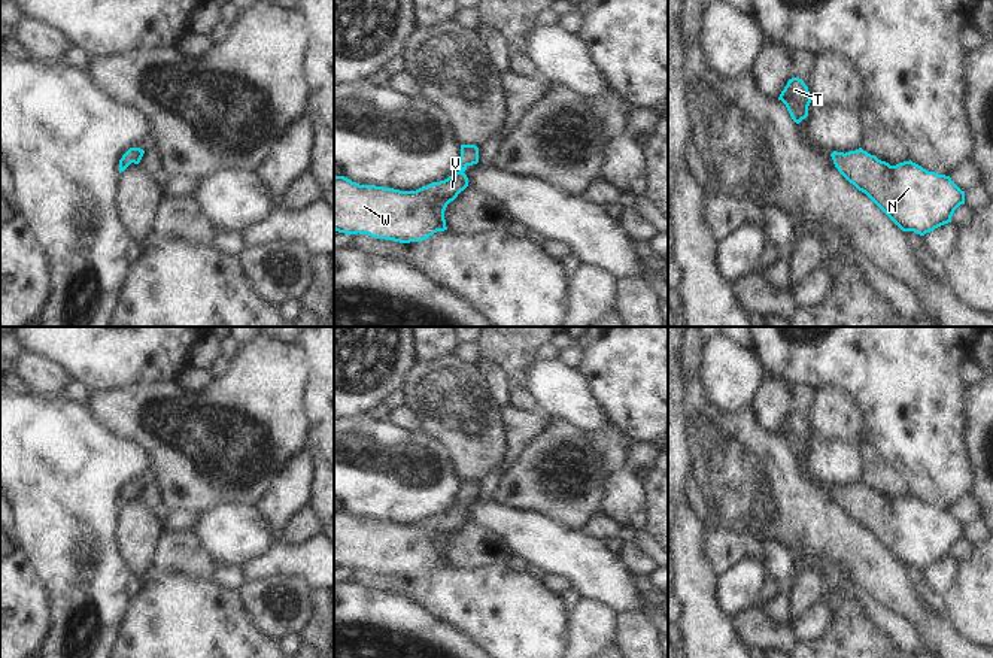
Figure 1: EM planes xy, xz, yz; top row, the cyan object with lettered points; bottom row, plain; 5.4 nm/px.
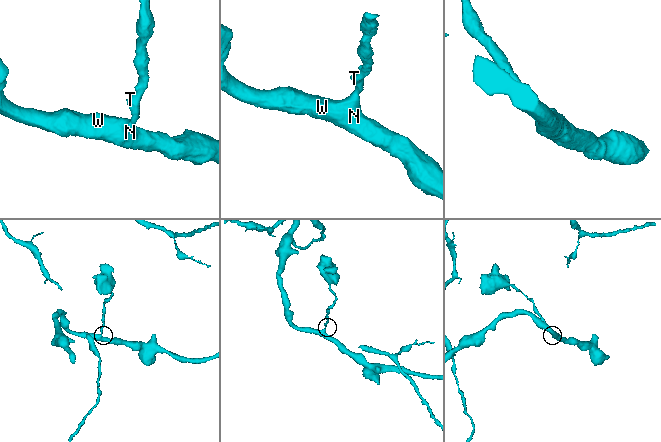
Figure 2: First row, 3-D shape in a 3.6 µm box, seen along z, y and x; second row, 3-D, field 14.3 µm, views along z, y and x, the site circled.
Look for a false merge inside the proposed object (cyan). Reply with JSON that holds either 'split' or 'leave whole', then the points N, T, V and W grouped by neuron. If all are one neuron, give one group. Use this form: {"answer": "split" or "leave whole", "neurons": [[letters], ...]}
{"answer": "leave whole", "neurons": [["N", "T", "V", "W"]]}

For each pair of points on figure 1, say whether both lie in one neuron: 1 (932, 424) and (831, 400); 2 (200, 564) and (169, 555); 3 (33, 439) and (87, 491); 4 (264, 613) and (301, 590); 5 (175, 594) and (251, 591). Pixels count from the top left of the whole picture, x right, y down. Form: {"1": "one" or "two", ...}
{"1": "two", "2": "one", "3": "one", "4": "one", "5": "two"}

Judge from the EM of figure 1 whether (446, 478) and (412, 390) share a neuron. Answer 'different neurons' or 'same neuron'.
different neurons

